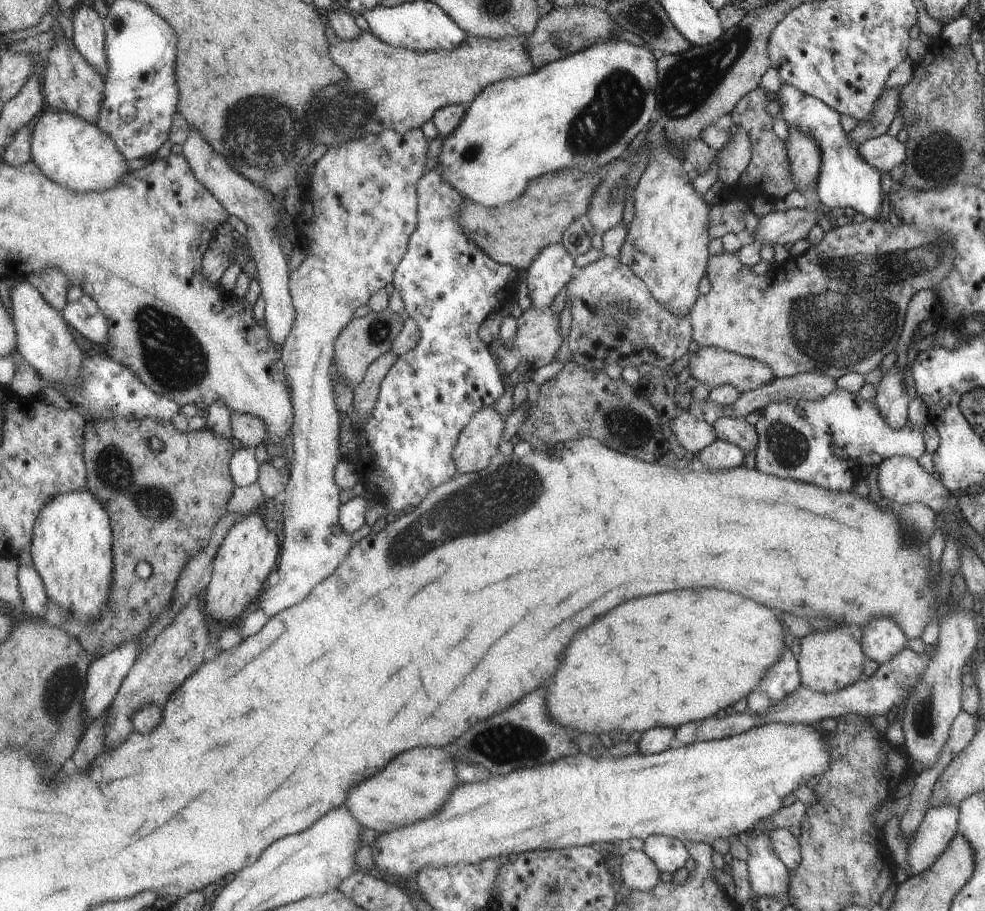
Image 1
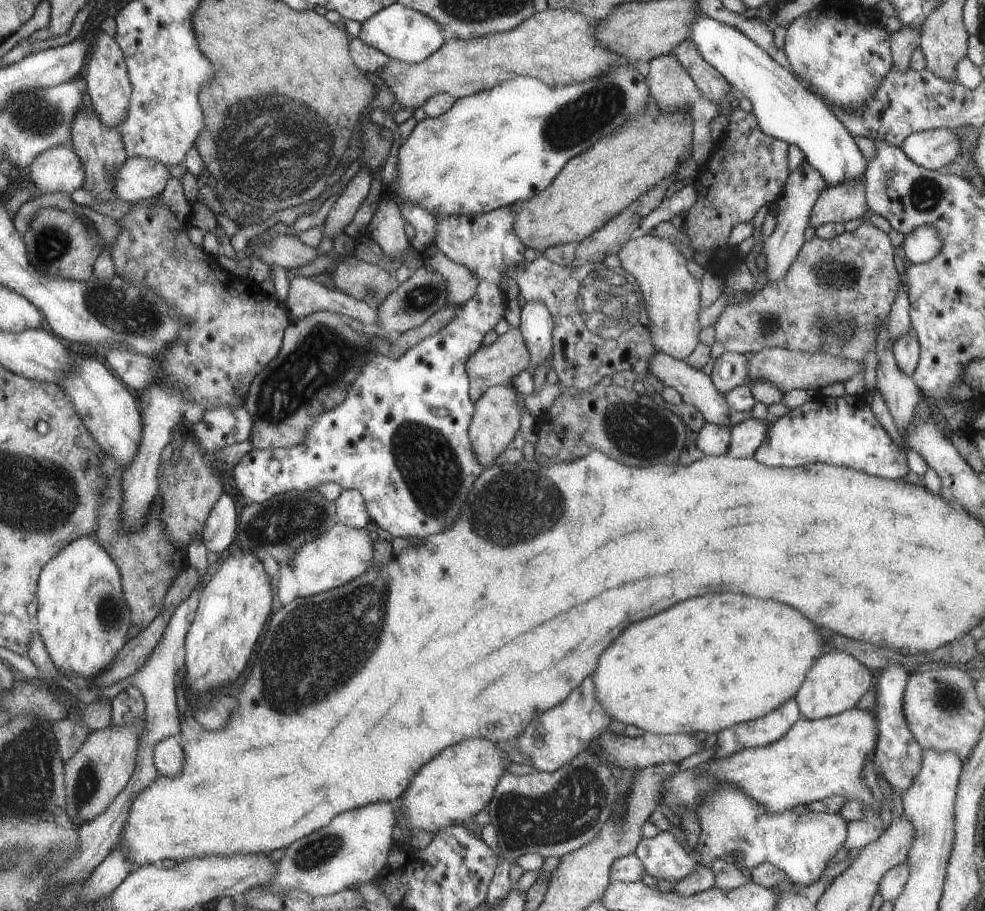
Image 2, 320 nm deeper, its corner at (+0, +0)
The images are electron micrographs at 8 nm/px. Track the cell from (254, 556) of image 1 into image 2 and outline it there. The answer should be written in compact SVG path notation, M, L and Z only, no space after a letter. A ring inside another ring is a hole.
M232 546L229 554L221 558L213 576L205 579L197 610L185 634L185 682L190 694L199 694L239 678L271 612L273 598L269 578L261 562L249 552L239 554L233 550Z

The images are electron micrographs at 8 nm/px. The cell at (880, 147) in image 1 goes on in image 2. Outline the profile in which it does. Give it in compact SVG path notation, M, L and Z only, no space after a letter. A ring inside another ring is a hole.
M930 129L909 134L899 148L918 166L940 171L945 165L958 161L959 140L954 130Z

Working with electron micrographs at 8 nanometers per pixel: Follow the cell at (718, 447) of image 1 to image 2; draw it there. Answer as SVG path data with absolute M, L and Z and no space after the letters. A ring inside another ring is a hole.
M747 418L730 428L729 444L727 444L728 458L752 458L764 442L767 434L766 424L768 419L762 422L755 418Z

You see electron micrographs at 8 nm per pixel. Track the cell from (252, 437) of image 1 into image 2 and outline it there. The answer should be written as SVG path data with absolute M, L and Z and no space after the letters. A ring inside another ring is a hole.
M316 311L294 320L284 331L283 345L273 362L269 362L269 366L265 366L265 370L261 370L247 388L244 408L253 420L251 437L248 439L252 449L293 448L301 444L315 416L337 406L345 398L347 386L353 383L353 378L361 370L361 366L371 354L377 353L377 345L383 342L384 340L379 338L371 338L367 329L363 333L356 332L338 313Z

